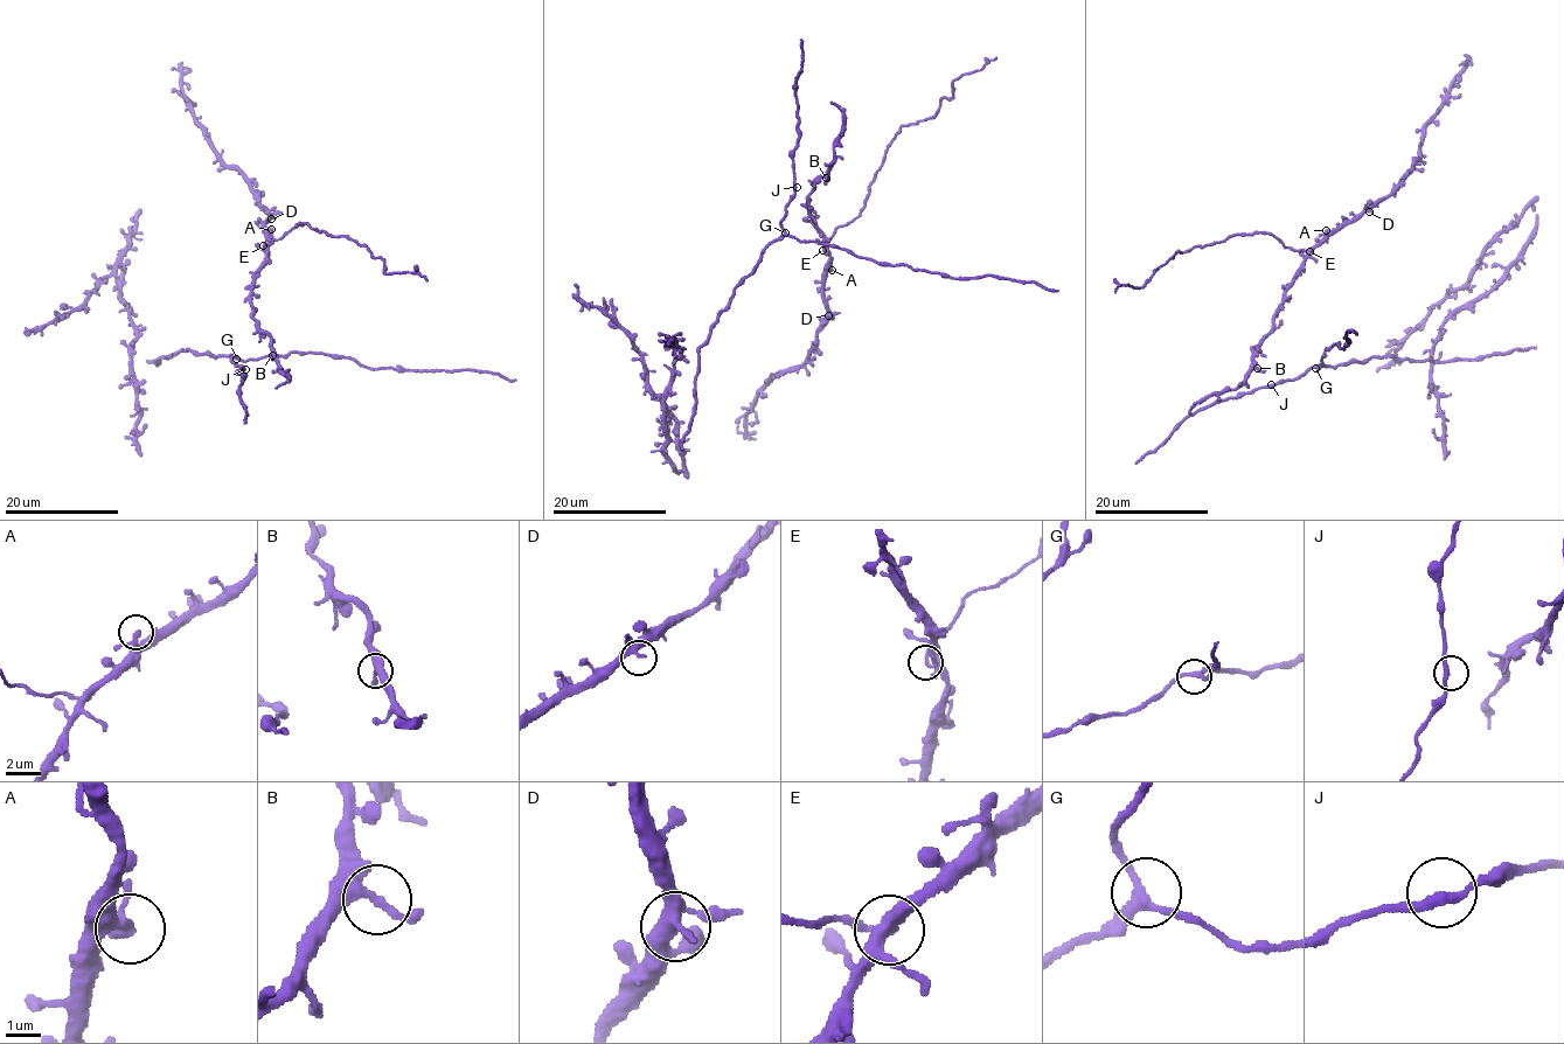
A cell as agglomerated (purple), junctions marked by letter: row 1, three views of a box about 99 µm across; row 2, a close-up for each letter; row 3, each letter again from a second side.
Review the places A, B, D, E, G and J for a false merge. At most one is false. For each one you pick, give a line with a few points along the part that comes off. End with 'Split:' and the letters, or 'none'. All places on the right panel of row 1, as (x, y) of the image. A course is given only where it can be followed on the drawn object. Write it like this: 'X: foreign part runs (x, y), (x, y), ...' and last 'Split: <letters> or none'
E: foreign part runs (1309, 251), (1291, 250), (1270, 232), (1236, 234), (1221, 242), (1177, 250), (1139, 287), (1126, 284), (1116, 292)
Split: E

